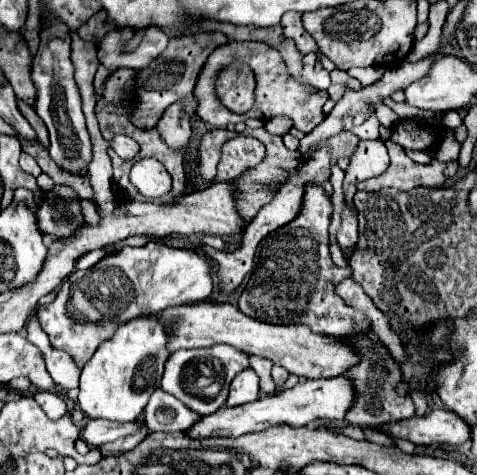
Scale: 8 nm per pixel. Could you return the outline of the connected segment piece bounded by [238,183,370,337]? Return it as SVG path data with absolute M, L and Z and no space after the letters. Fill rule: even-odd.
M308 183L300 213L260 245L262 253L246 289L238 299L238 309L252 319L274 325L304 323L320 335L344 337L348 331L368 331L364 315L352 311L336 293L334 285L350 277L350 267L336 267L328 251L328 227L332 221L332 201L320 183Z

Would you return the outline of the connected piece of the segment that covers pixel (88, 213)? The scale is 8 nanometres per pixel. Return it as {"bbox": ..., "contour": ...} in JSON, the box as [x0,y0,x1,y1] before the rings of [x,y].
{"bbox":[80,199,100,226],"contour":[[[81,199],[80,204],[82,205],[82,214],[86,223],[91,226],[98,226],[100,217],[96,212],[94,204],[85,199]]]}

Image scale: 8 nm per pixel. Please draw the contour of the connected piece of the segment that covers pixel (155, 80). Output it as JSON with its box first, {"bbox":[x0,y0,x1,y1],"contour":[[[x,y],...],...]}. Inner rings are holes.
{"bbox":[132,33,228,129],"contour":[[[222,33],[172,39],[172,43],[168,45],[168,51],[164,51],[164,55],[160,55],[160,59],[152,61],[148,65],[148,69],[138,71],[138,79],[136,79],[138,81],[138,109],[132,113],[132,121],[144,129],[154,127],[158,123],[160,115],[166,111],[166,107],[176,101],[184,101],[184,109],[192,117],[196,111],[196,101],[192,95],[196,77],[198,77],[200,69],[204,67],[206,57],[218,45],[224,45],[224,43],[228,43],[228,39]]]}

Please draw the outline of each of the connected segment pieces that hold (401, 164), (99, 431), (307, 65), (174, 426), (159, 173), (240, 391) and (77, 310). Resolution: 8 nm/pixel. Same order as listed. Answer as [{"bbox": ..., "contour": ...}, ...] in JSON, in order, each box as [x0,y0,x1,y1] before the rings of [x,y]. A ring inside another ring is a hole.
[{"bbox":[358,141,458,191],"contour":[[[386,141],[384,145],[390,153],[390,167],[380,177],[362,181],[358,189],[394,187],[400,191],[408,191],[414,187],[440,187],[458,171],[458,161],[444,163],[444,161],[432,159],[428,165],[420,165],[420,163],[414,163],[400,145],[392,141]]]},{"bbox":[82,419,144,447],"contour":[[[92,419],[86,423],[82,439],[90,447],[100,447],[104,443],[110,443],[110,441],[116,441],[120,437],[128,437],[128,435],[140,431],[142,425],[144,423],[140,419],[132,421],[132,423],[112,423],[112,421],[104,421],[104,419]]]},{"bbox":[302,53,330,91],"contour":[[[314,53],[304,55],[302,63],[304,63],[302,79],[304,79],[308,85],[312,85],[312,87],[316,87],[316,89],[326,91],[326,87],[330,85],[330,71],[322,67],[322,63],[316,59],[316,55],[314,55]]]},{"bbox":[144,389,200,431],"contour":[[[158,389],[144,409],[148,431],[186,431],[200,415],[184,407],[174,395]]]},{"bbox":[129,159,172,199],"contour":[[[142,159],[135,163],[130,171],[129,179],[149,199],[157,199],[172,189],[172,177],[158,160]]]},{"bbox":[226,369,260,407],"contour":[[[246,369],[242,373],[238,373],[234,377],[234,381],[230,383],[230,395],[226,405],[234,407],[234,405],[244,405],[250,401],[256,401],[260,393],[260,379],[256,375],[254,369]]]},{"bbox":[38,241,212,367],"contour":[[[148,241],[144,247],[124,247],[122,251],[106,255],[90,271],[74,271],[68,275],[56,299],[38,309],[38,321],[52,345],[68,351],[72,359],[76,359],[76,365],[84,367],[96,347],[104,339],[110,339],[120,325],[138,317],[158,315],[164,307],[204,301],[210,293],[212,277],[204,257],[188,249]]]}]

